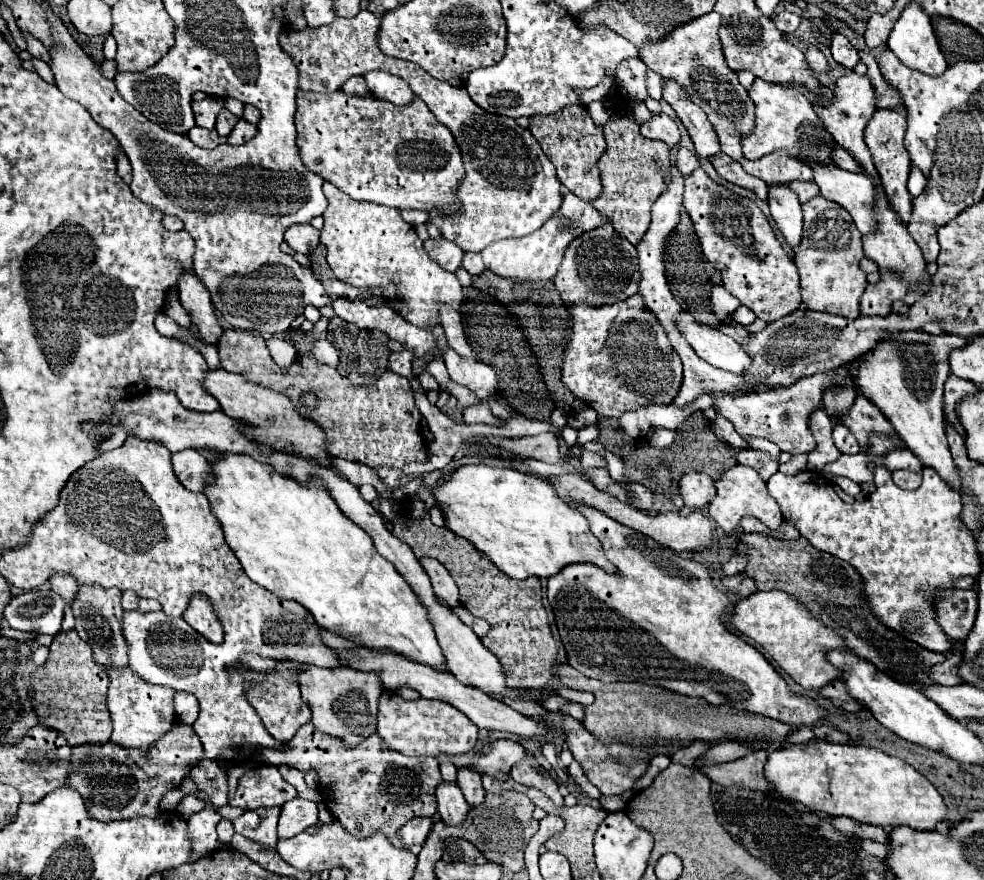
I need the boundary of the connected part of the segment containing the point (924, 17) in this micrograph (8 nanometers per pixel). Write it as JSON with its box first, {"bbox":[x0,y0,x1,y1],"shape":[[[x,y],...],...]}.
{"bbox":[888,2,948,76],"shape":[[[910,2],[900,18],[896,20],[894,28],[892,28],[892,34],[888,38],[888,48],[912,70],[918,70],[918,72],[926,72],[930,76],[940,76],[948,64],[944,60],[944,54],[940,52],[940,46],[938,46],[938,40],[936,40],[936,34],[932,30],[932,24],[930,24],[930,16],[916,4],[916,2]]]}

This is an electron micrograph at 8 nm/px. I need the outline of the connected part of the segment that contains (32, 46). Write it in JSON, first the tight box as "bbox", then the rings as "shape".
{"bbox":[24,32,52,64],"shape":[[[24,32],[24,38],[26,38],[26,42],[28,42],[28,52],[30,52],[34,58],[50,64],[50,60],[52,60],[52,58],[50,58],[50,52],[42,46],[42,42],[34,40],[34,38],[32,38],[30,34],[26,34],[26,32]]]}

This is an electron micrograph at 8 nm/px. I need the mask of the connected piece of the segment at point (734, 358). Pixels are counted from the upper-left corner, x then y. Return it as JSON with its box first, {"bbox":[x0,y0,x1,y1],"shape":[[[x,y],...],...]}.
{"bbox":[676,312,750,374],"shape":[[[682,312],[676,318],[676,326],[692,350],[696,350],[696,354],[708,364],[734,374],[742,374],[742,370],[750,364],[750,356],[742,352],[740,344],[734,338],[718,332],[716,328],[694,322],[692,314]]]}

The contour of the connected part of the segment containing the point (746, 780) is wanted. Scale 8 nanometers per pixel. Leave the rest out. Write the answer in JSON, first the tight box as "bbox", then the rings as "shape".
{"bbox":[698,750,768,792],"shape":[[[758,750],[754,754],[748,754],[746,758],[734,760],[734,762],[726,762],[726,764],[704,764],[698,772],[706,774],[710,780],[714,780],[716,784],[722,786],[746,786],[750,790],[758,790],[758,792],[766,792],[768,790],[768,782],[762,776],[762,766],[766,762],[768,752]]]}

